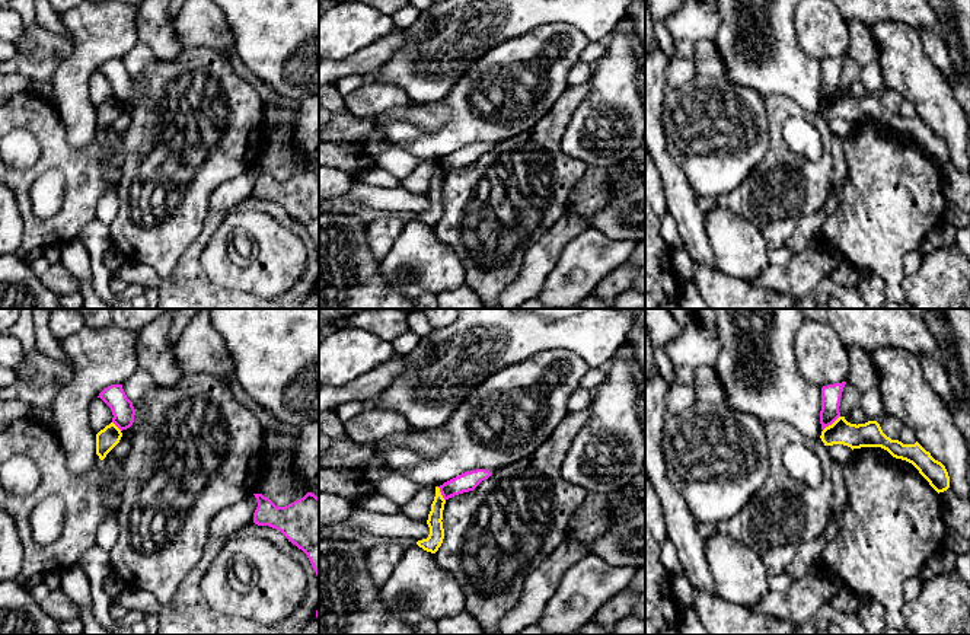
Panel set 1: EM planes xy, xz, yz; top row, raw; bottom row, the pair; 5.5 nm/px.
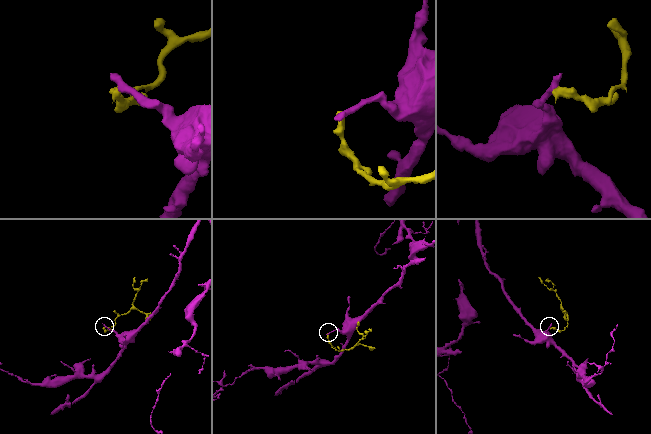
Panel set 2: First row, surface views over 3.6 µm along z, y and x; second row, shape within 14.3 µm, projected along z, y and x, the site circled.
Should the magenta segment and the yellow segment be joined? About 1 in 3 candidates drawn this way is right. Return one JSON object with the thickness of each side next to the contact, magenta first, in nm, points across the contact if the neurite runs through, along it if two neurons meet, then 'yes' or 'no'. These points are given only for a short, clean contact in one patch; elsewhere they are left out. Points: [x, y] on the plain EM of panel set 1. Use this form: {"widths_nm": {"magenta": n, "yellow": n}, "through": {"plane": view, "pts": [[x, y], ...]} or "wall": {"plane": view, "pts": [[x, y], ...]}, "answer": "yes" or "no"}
{"widths_nm": {"magenta": 110, "yellow": 140}, "wall": {"plane": "yz", "pts": [[839, 89], [823, 104]]}, "answer": "no"}

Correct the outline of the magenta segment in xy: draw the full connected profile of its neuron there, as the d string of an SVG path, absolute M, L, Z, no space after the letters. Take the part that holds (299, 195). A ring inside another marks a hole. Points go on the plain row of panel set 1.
M307 166L285 181L277 181L262 167L253 169L258 175L253 197L280 204L307 229L319 253L319 172Z

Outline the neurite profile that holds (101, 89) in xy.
M100 71L92 74L89 80L89 98L95 108L109 99L112 92L111 82Z

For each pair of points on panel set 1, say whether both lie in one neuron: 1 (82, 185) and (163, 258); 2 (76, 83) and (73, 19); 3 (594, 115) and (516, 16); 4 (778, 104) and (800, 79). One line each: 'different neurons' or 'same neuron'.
1: different neurons
2: same neuron
3: different neurons
4: different neurons

